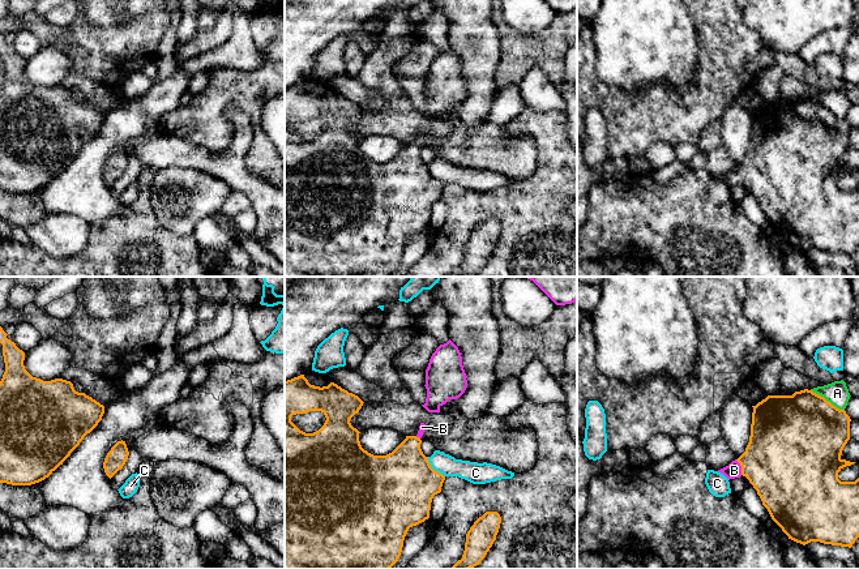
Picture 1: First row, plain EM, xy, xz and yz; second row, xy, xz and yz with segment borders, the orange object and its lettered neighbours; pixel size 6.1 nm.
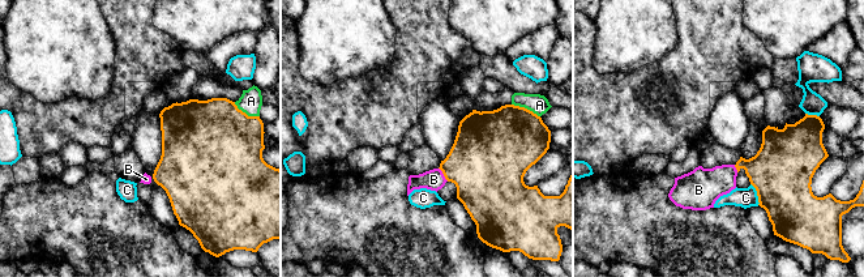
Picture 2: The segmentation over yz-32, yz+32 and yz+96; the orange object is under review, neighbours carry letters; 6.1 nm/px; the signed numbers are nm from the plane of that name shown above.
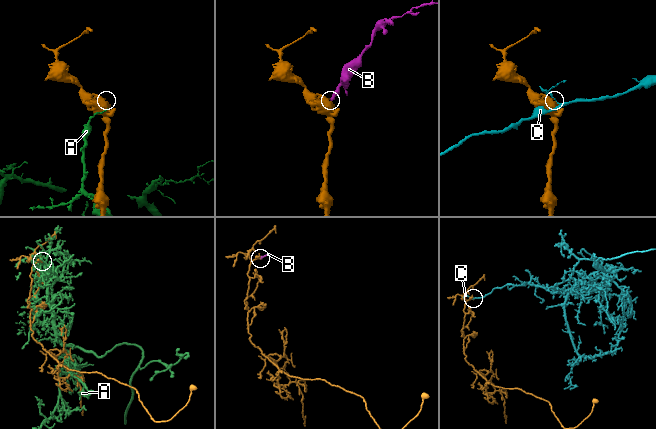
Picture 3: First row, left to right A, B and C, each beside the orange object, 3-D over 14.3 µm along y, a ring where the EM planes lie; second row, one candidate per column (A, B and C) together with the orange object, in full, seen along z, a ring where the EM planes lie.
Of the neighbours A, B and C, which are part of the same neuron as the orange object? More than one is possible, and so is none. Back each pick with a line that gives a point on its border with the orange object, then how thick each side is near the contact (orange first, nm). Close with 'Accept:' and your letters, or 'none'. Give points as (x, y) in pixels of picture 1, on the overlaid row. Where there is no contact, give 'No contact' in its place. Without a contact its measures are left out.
B: Touches orange at yz (742, 467). Thickness 460 nm (orange) against 100 nm
Accept: B

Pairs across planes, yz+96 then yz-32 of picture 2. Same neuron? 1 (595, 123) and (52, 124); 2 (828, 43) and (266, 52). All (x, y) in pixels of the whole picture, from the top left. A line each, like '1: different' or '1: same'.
1: same
2: different

